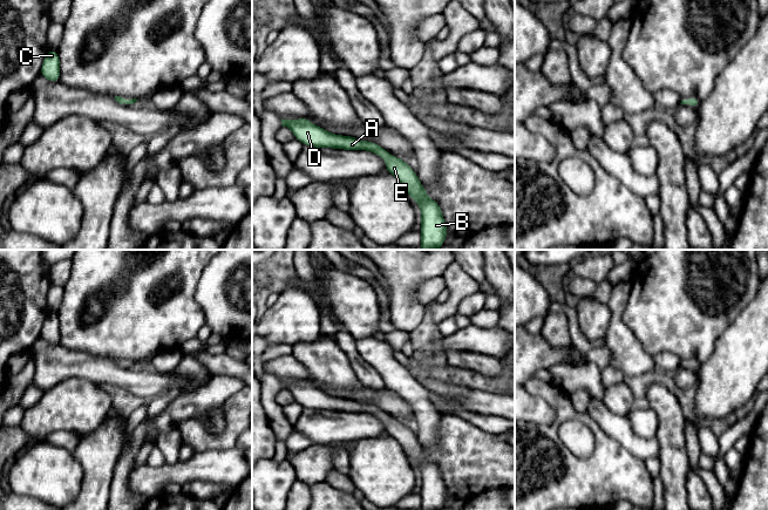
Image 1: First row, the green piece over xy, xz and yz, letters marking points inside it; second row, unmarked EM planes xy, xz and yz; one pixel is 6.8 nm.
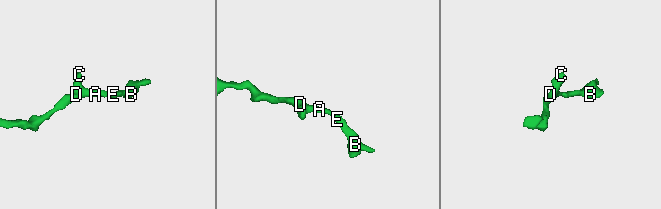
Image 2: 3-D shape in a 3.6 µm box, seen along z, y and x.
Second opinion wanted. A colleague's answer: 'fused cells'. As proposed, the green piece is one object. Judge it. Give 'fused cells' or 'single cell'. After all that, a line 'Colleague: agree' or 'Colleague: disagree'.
single cell
Colleague: disagree

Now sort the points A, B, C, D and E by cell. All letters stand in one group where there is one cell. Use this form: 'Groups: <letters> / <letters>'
Groups: A B C D E

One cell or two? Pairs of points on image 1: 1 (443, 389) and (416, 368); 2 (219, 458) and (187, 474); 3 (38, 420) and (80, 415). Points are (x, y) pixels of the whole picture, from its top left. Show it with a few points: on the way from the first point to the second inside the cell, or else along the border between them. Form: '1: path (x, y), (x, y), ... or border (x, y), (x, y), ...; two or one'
1: path (436, 386), (423, 375); one
2: path (211, 466), (195, 468); one
3: path (48, 415), (69, 415); one

